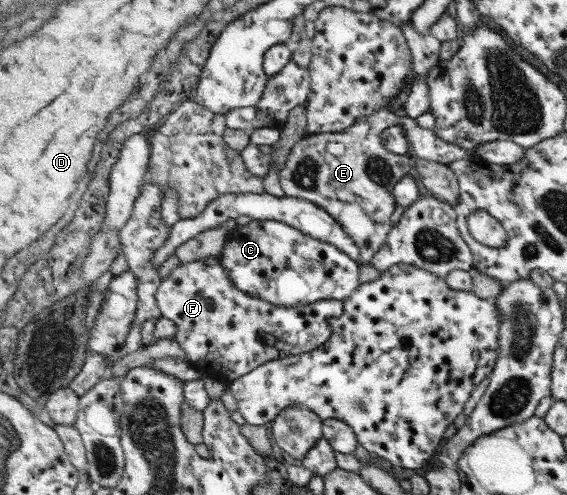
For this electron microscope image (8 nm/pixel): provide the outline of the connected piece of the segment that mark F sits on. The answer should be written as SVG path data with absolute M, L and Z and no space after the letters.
M220 256L180 263L162 280L156 298L163 317L177 325L175 338L186 351L186 360L202 377L228 383L272 361L324 346L333 334L332 323L344 313L342 300L276 307L256 298L236 287Z

